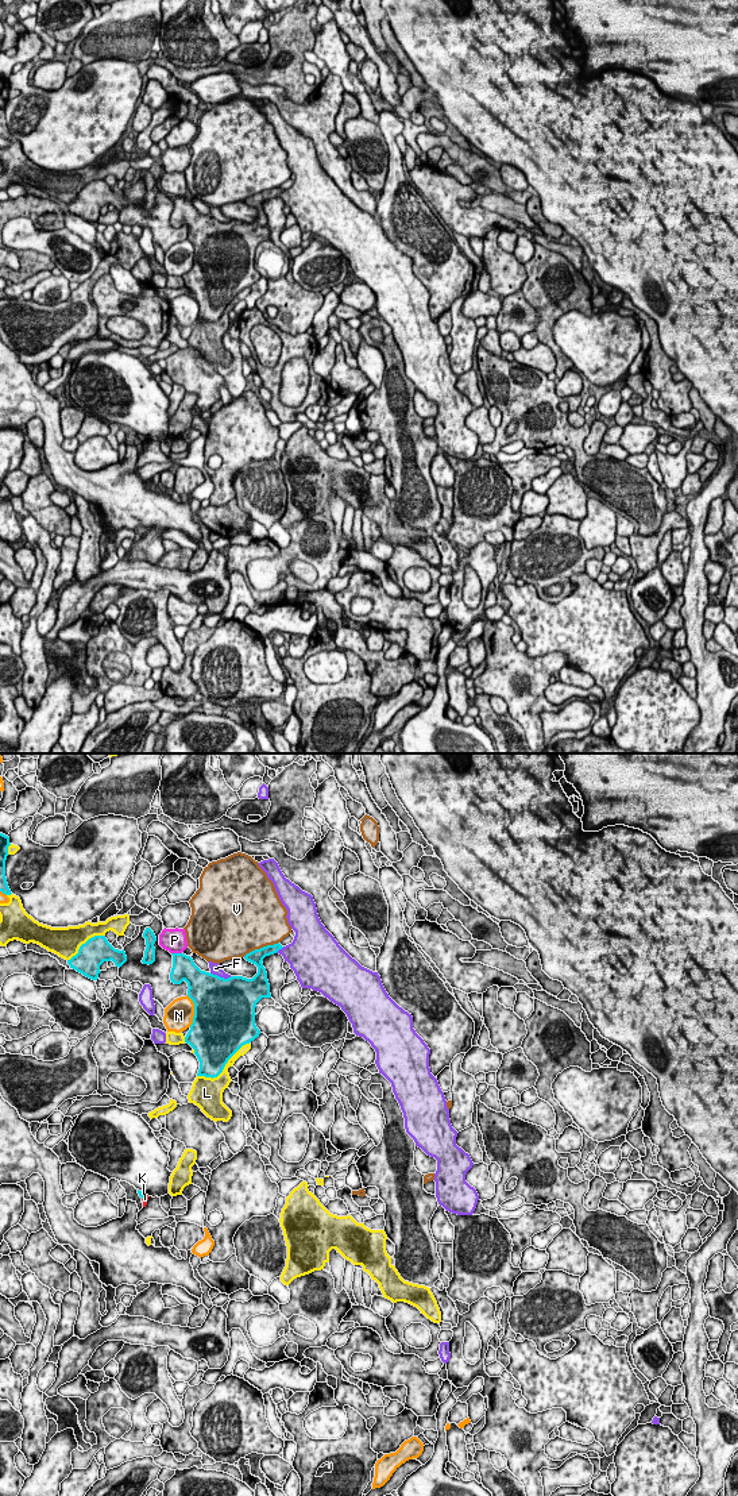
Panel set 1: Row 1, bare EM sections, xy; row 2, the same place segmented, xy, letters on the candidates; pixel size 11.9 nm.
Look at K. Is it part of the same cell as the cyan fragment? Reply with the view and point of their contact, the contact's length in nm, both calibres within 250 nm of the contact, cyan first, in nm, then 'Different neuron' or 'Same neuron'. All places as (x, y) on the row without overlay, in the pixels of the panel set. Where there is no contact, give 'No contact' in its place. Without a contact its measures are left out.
Touches cyan at xy (145, 440). Shared border 100 nm. Thickness 70 nm (cyan) against 60 nm. Different neuron

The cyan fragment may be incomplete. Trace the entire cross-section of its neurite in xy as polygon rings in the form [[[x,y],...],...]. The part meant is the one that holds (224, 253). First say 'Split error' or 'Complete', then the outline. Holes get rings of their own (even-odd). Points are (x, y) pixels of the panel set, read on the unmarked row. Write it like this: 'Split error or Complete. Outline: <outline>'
Complete. Outline: [[[278,186],[255,193],[244,203],[258,211],[258,217],[252,223],[231,220],[228,223],[201,215],[190,200],[183,197],[173,198],[173,212],[170,224],[174,228],[188,227],[188,240],[194,247],[194,261],[185,286],[194,293],[200,305],[197,320],[217,321],[228,304],[246,288],[259,281],[260,274],[255,269],[255,251],[262,242],[271,242],[267,216],[263,211],[266,200],[277,197],[283,190]]]

